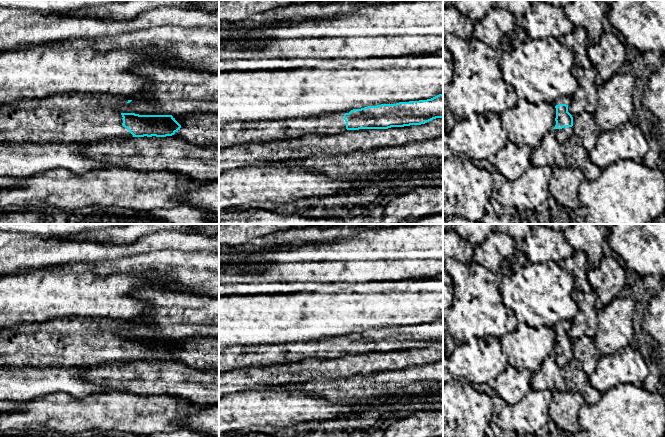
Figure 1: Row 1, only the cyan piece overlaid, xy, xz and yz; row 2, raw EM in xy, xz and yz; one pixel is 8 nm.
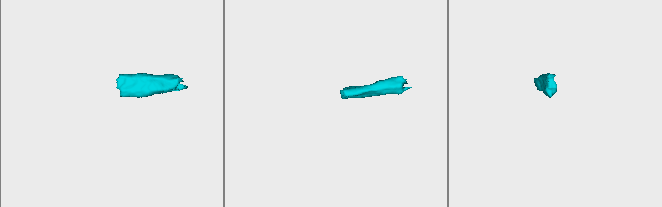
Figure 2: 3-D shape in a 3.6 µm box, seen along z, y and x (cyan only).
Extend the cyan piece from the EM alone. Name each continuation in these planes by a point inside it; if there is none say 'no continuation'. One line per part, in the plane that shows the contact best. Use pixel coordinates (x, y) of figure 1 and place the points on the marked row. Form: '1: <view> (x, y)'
1: yz (562, 135)

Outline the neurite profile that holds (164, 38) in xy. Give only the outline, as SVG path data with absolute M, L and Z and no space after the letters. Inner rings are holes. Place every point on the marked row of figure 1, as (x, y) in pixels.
M161 26L116 36L70 38L57 45L62 44L101 52L155 46L168 57L163 65L219 74L219 29Z

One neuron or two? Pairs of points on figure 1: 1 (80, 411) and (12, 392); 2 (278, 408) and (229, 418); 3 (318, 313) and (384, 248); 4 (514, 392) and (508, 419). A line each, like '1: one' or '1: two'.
1: two
2: one
3: two
4: two

